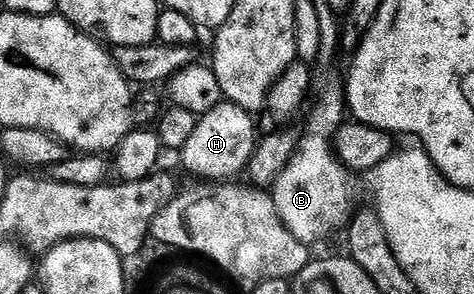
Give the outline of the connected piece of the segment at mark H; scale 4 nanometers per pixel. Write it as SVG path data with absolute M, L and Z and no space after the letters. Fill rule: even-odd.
M222 100L210 112L199 115L194 132L189 140L185 142L182 149L184 156L184 166L192 174L197 174L197 179L212 180L208 178L222 178L218 180L232 180L235 174L243 175L248 169L249 162L252 161L252 154L258 145L258 128L252 124L253 115L249 111L238 108L234 103Z

